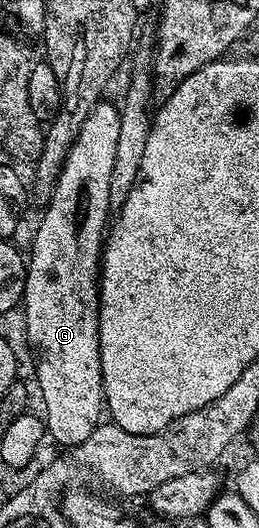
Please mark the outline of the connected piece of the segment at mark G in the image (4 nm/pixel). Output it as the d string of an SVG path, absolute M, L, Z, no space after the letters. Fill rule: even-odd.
M100 103L93 107L89 119L81 123L81 131L69 151L69 155L63 164L61 175L55 184L55 190L51 196L51 202L42 210L43 218L39 221L39 230L35 233L35 238L31 241L31 255L26 258L27 278L25 279L24 295L21 302L21 312L23 311L23 321L27 324L27 337L31 340L33 348L39 352L39 366L35 369L35 377L39 380L39 393L43 396L43 409L46 424L49 426L49 437L56 446L68 445L74 447L85 443L89 435L101 423L99 416L105 413L105 398L103 396L103 372L101 371L101 355L99 354L99 267L101 264L101 254L103 251L103 242L105 240L105 230L109 225L109 216L112 212L109 203L109 175L113 172L113 154L117 152L117 135L121 132L121 119L119 118L119 109L116 106Z

